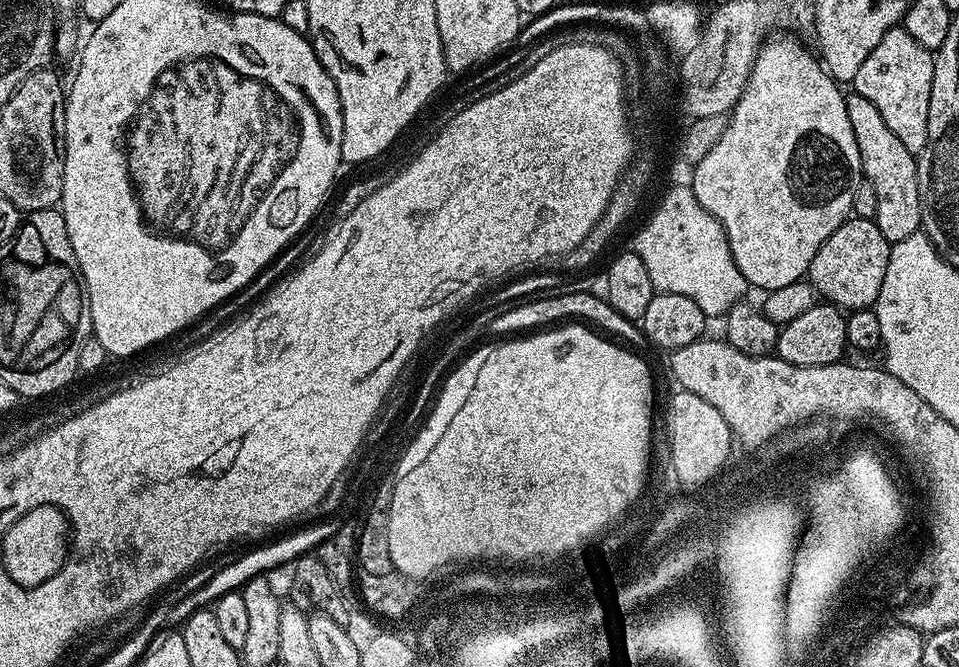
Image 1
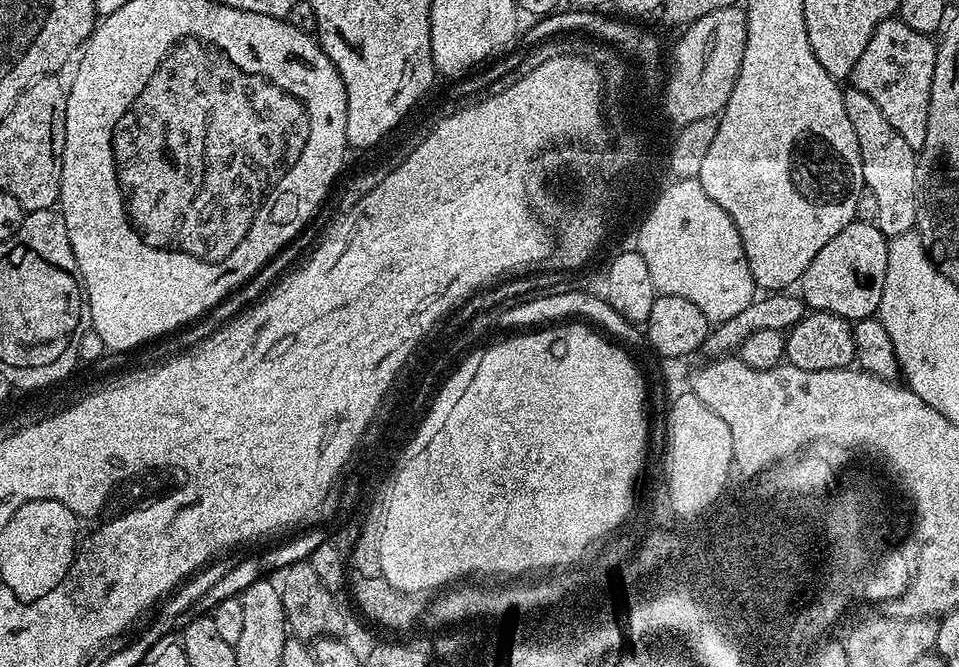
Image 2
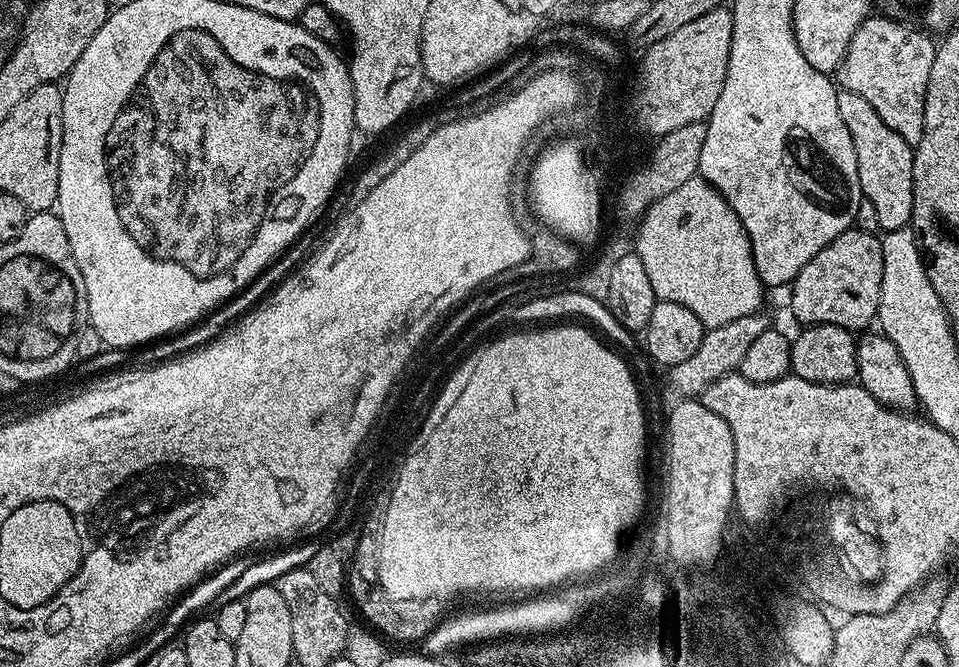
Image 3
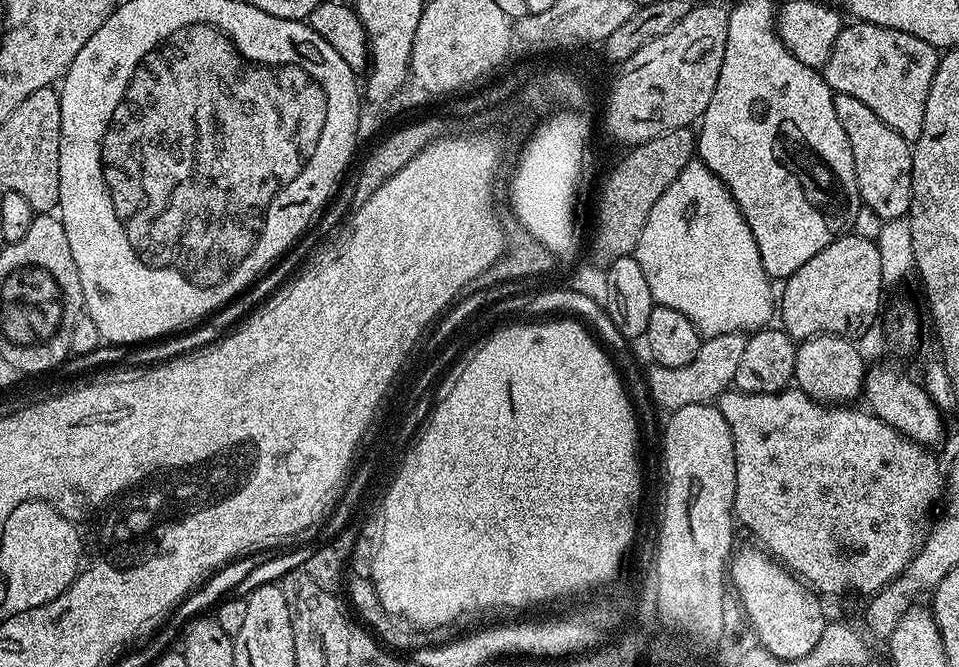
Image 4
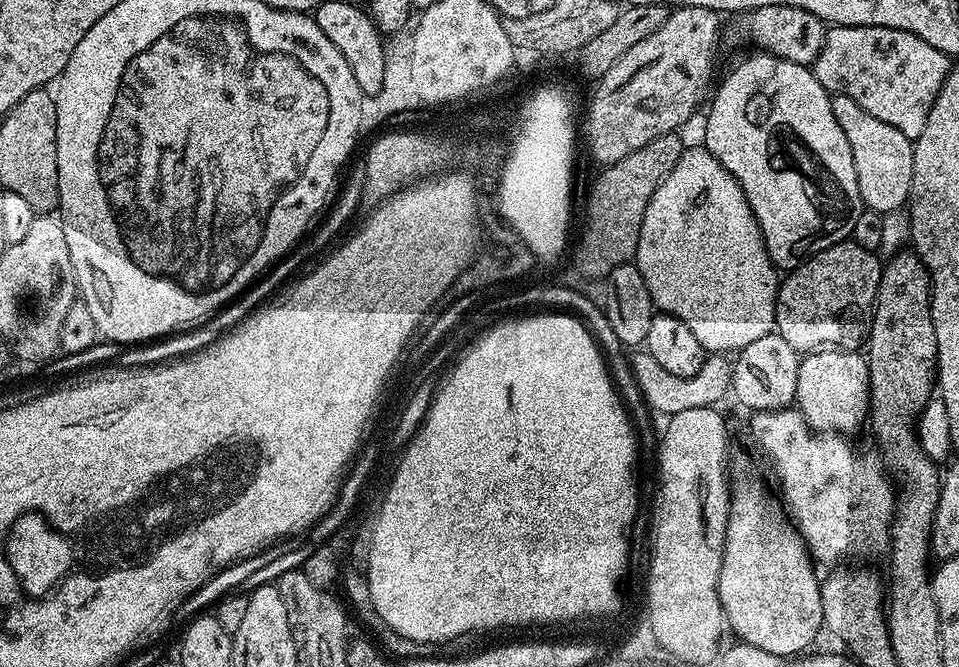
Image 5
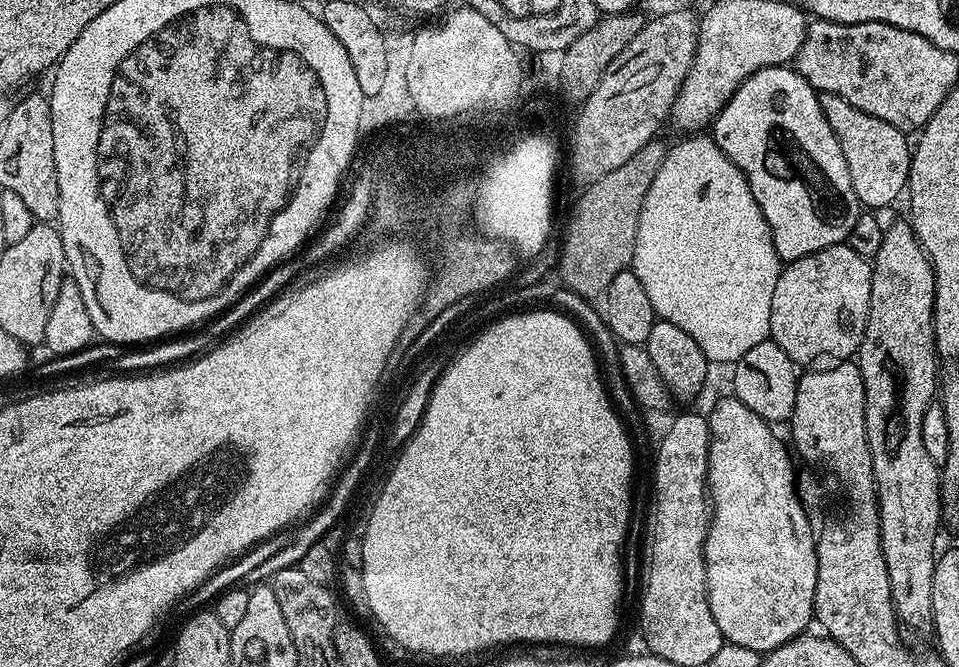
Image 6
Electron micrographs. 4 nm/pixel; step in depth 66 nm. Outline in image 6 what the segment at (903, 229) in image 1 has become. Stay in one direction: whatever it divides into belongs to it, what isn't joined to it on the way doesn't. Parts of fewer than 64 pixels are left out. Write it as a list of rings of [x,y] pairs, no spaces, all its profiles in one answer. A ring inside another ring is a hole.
[[[821,92],[819,98],[822,114],[826,114],[826,122],[830,122],[830,130],[834,130],[838,146],[842,146],[842,158],[846,158],[846,170],[850,170],[850,182],[861,205],[868,210],[881,210],[899,196],[901,199],[908,187],[912,161],[909,137],[890,126],[890,122],[882,122],[882,118],[874,118],[874,114],[850,106],[850,102],[838,98],[838,94]]]

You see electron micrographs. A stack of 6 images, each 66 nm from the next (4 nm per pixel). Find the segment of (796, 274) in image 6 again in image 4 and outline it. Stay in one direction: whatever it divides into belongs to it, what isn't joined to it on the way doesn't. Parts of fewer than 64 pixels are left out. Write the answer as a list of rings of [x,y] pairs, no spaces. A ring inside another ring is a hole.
[[[854,234],[840,236],[826,250],[818,250],[810,262],[798,266],[794,274],[783,281],[784,293],[778,296],[778,320],[785,332],[797,342],[803,342],[810,336],[847,336],[857,338],[872,328],[881,315],[880,291],[884,288],[886,277],[882,266],[882,254],[874,240],[858,238]]]

